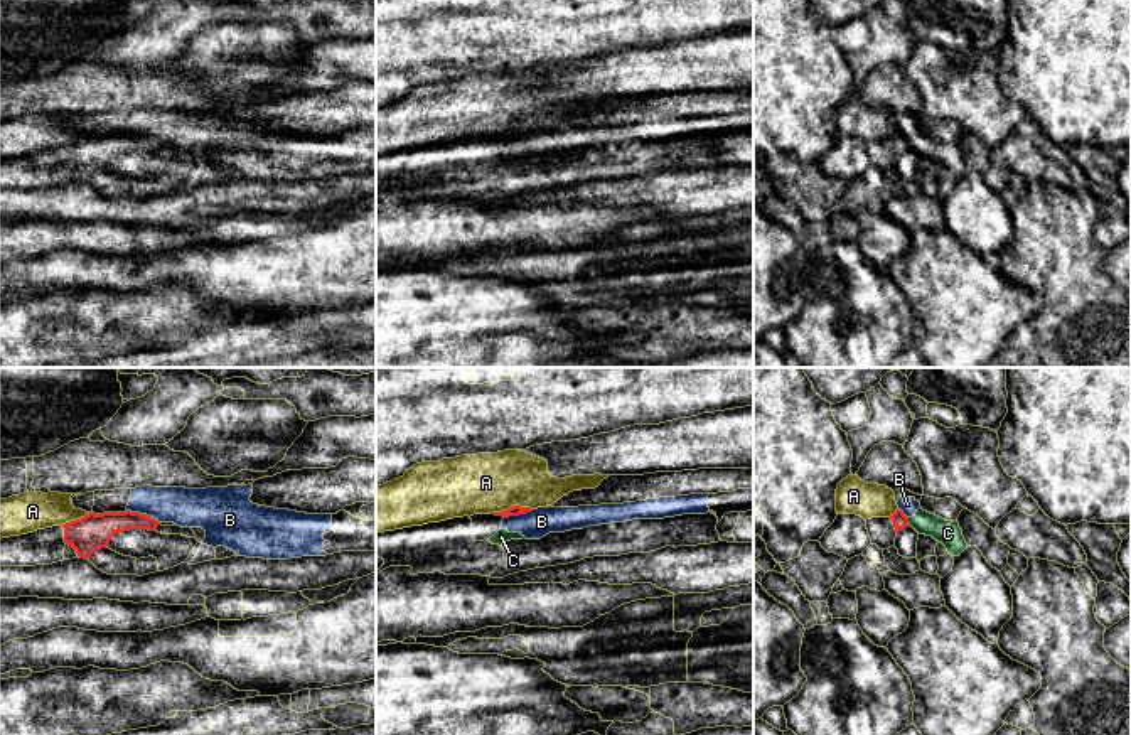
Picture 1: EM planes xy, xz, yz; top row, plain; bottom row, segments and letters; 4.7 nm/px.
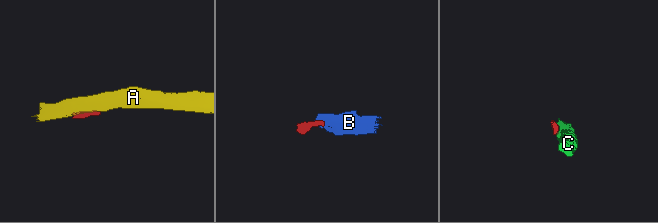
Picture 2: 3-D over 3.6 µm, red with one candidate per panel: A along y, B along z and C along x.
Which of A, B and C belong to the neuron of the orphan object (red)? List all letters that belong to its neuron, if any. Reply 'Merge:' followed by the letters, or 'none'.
Merge: none

